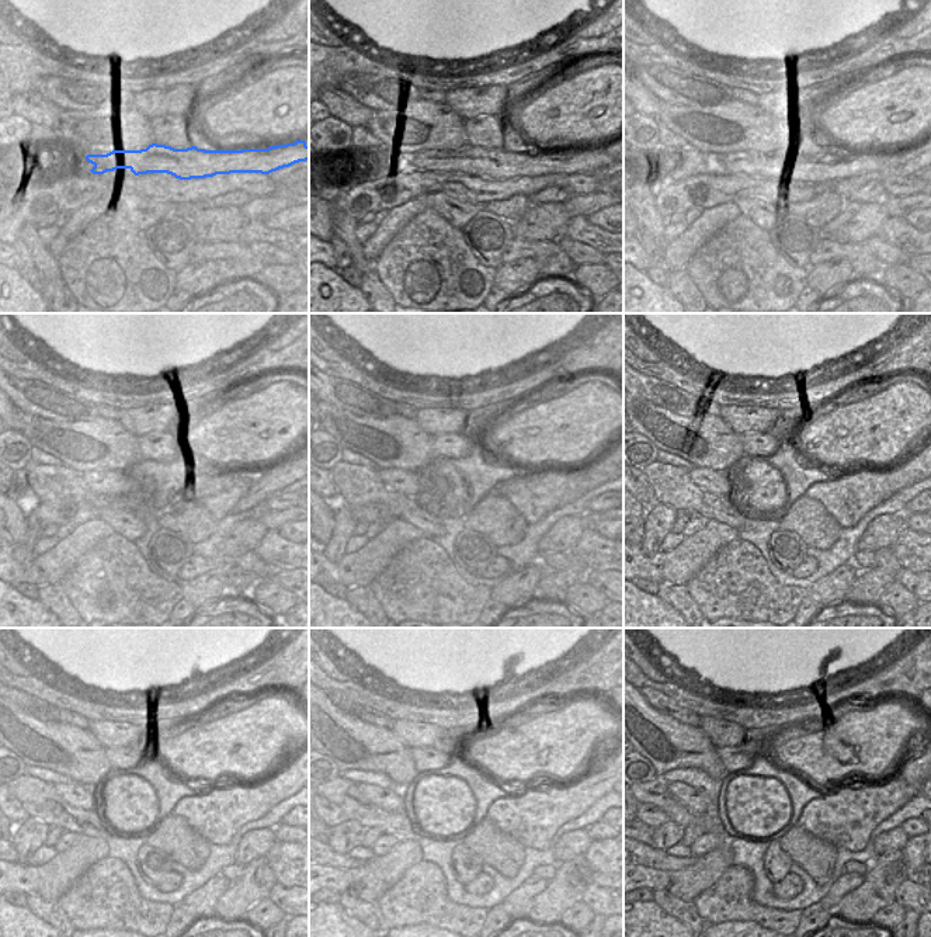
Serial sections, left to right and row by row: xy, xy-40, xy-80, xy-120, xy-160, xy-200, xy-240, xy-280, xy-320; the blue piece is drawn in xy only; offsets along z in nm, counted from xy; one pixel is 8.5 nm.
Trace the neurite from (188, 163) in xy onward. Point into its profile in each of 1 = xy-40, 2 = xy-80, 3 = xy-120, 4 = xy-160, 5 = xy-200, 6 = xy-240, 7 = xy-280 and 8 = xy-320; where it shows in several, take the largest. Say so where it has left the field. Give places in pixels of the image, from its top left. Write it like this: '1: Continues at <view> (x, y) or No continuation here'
1: Continues at xy-40 (486, 163)
2: Continues at xy-80 (813, 166)
3: Continues at xy-120 (110, 483)
4: Continues at xy-160 (407, 482)
5: Continues at xy-200 (715, 482)
6: Continues at xy-240 (76, 795)
7: Continues at xy-280 (386, 800)
8: Continues at xy-320 (697, 801)

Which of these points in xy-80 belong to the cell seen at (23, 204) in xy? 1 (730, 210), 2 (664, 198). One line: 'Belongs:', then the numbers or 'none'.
Belongs: 2

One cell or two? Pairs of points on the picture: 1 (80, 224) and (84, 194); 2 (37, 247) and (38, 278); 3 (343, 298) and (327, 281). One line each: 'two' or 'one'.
1: two
2: two
3: one

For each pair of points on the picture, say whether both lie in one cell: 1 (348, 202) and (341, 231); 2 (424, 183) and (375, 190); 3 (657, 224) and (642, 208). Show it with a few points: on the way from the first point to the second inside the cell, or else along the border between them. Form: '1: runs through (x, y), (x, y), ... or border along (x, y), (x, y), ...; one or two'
1: border along (357, 219), (341, 211), (334, 211), (332, 233); two
2: runs through (412, 183), (388, 183); one
3: runs through (653, 219), (646, 212); one

